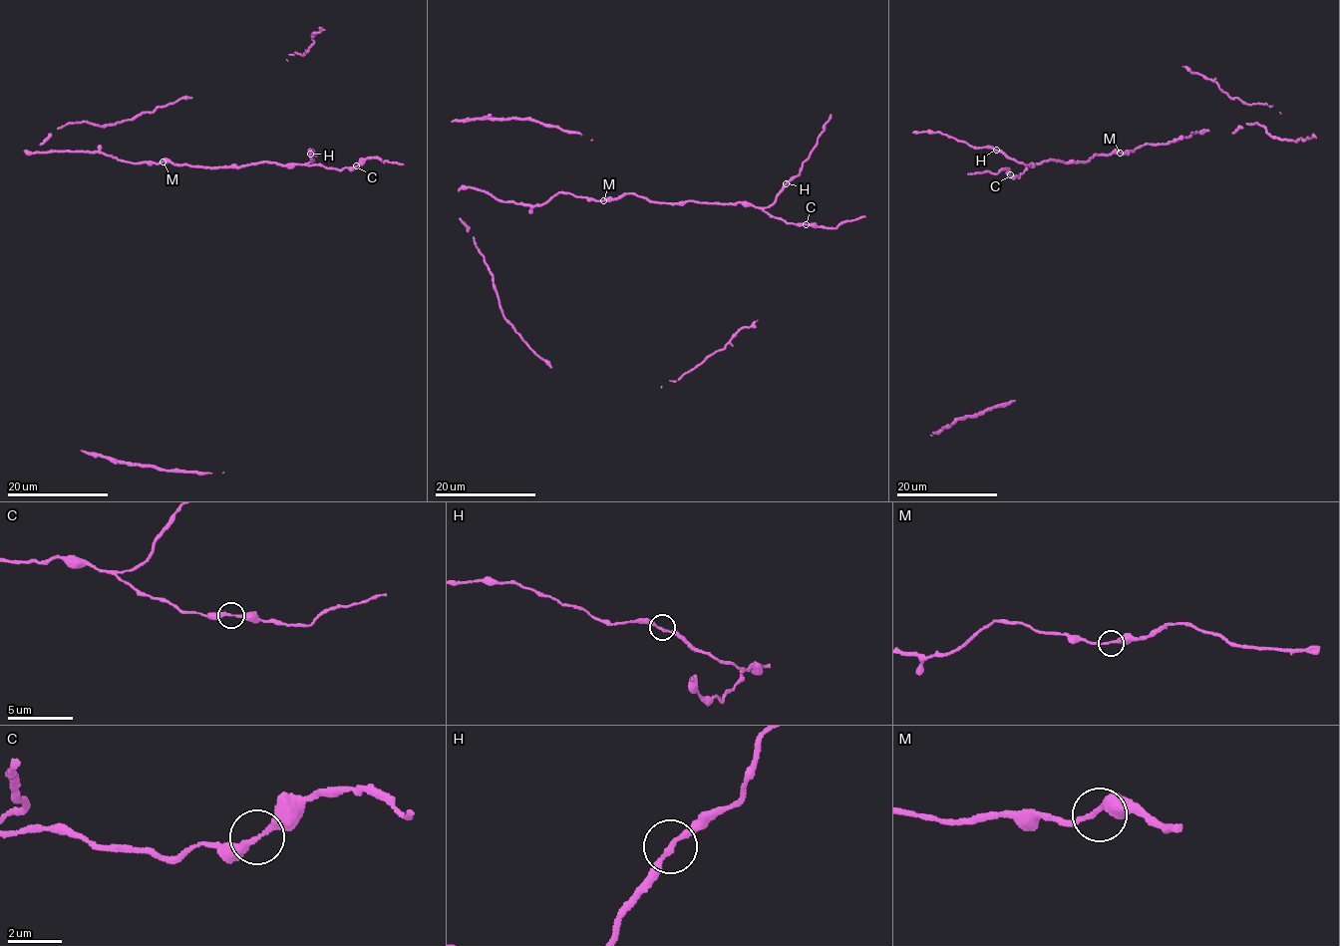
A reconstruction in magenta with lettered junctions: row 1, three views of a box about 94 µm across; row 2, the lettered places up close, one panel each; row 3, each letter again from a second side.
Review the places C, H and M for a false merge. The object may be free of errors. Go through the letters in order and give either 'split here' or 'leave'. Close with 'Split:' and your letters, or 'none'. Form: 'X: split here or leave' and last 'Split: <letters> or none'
C: leave
H: leave
M: leave
Split: none

